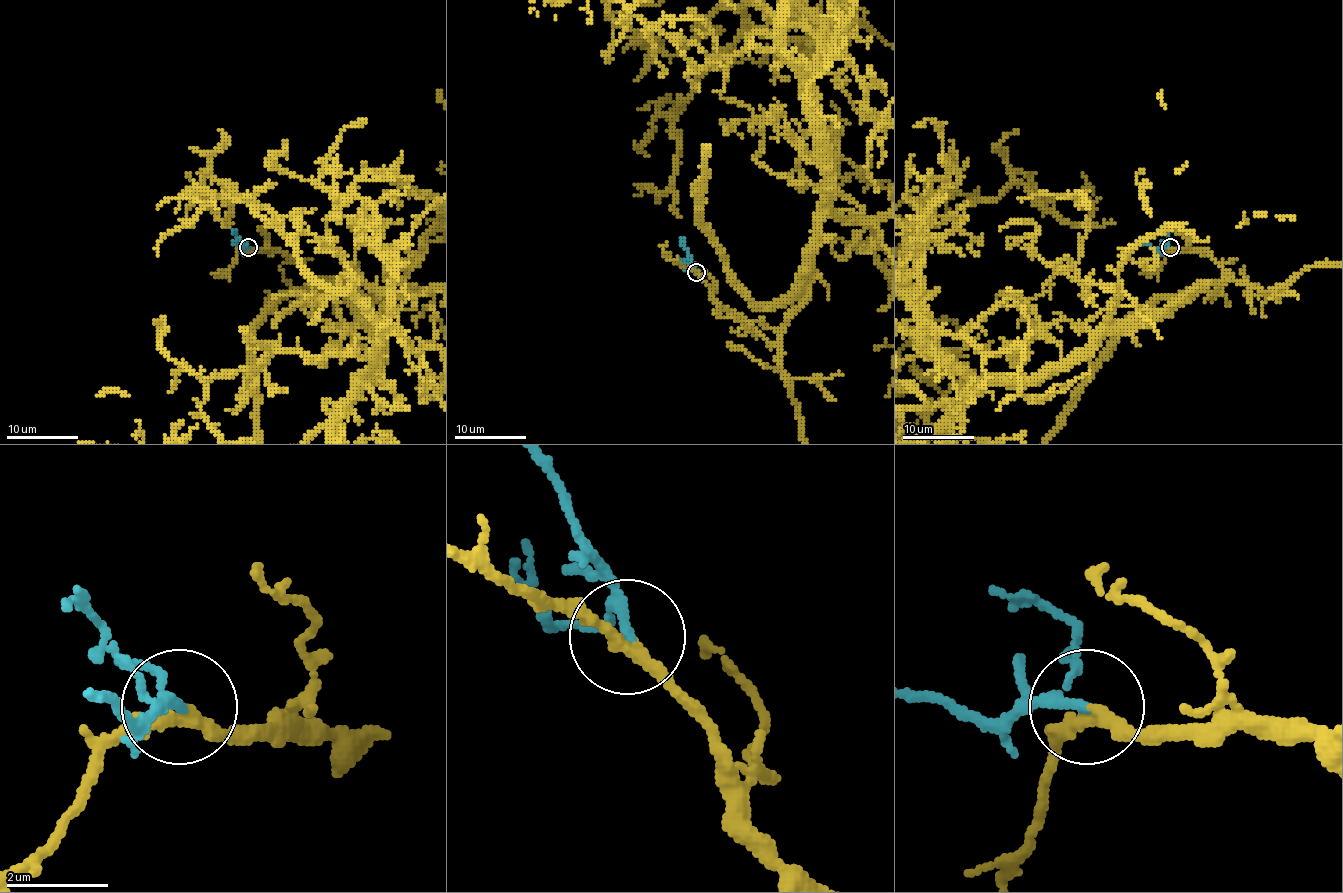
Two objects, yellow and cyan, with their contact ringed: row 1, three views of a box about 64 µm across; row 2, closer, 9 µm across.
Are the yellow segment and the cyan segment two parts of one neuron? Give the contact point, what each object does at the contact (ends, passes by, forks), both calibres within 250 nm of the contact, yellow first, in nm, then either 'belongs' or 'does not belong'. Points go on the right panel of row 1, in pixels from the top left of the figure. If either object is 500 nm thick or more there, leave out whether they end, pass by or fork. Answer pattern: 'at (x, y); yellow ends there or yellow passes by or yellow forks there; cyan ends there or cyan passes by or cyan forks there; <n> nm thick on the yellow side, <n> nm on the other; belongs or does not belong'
at (1170, 247); yellow passes by; cyan passes by; 240 nm thick on the yellow side, 170 nm on the other; belongs

